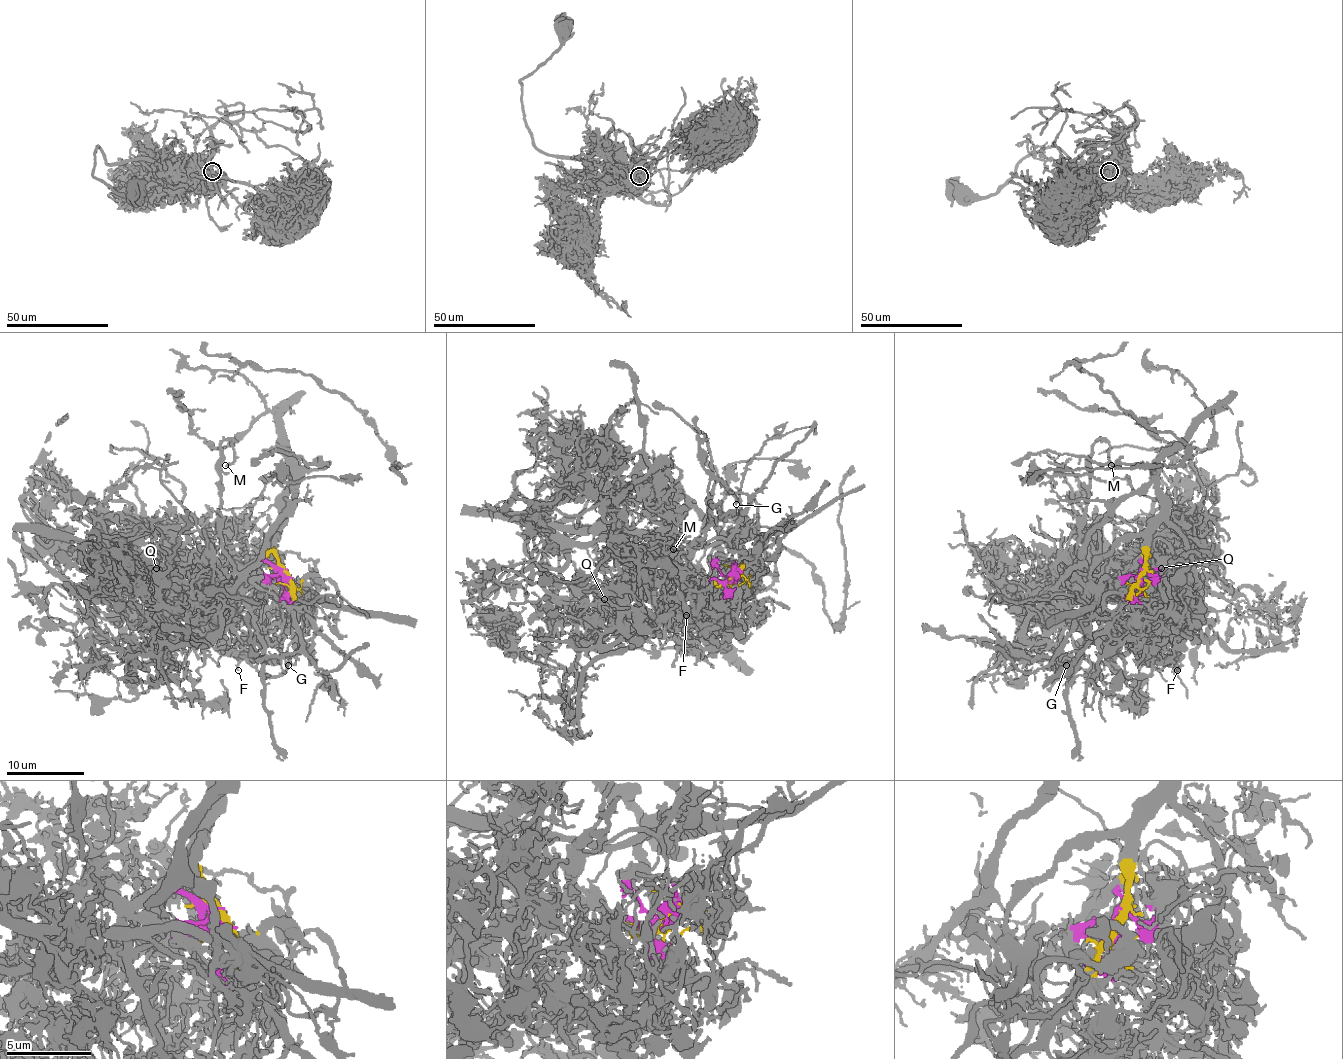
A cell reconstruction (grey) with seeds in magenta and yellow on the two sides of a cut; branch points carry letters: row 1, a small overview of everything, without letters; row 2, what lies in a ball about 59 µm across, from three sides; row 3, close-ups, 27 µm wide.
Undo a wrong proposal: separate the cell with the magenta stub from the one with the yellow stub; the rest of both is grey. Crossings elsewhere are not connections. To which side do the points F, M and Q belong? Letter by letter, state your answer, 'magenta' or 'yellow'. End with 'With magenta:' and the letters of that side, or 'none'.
F: magenta
M: yellow
Q: magenta
With magenta: F, Q

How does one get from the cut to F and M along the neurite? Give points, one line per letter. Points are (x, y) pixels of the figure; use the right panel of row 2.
F: (1141, 576), (1135, 597), (1160, 623), (1174, 628), (1174, 634), (1180, 638), (1184, 650), (1178, 669)
M: (1141, 574), (1160, 500), (1150, 484), (1119, 502), (1069, 572), (1098, 440), (1110, 446), (1112, 465)

